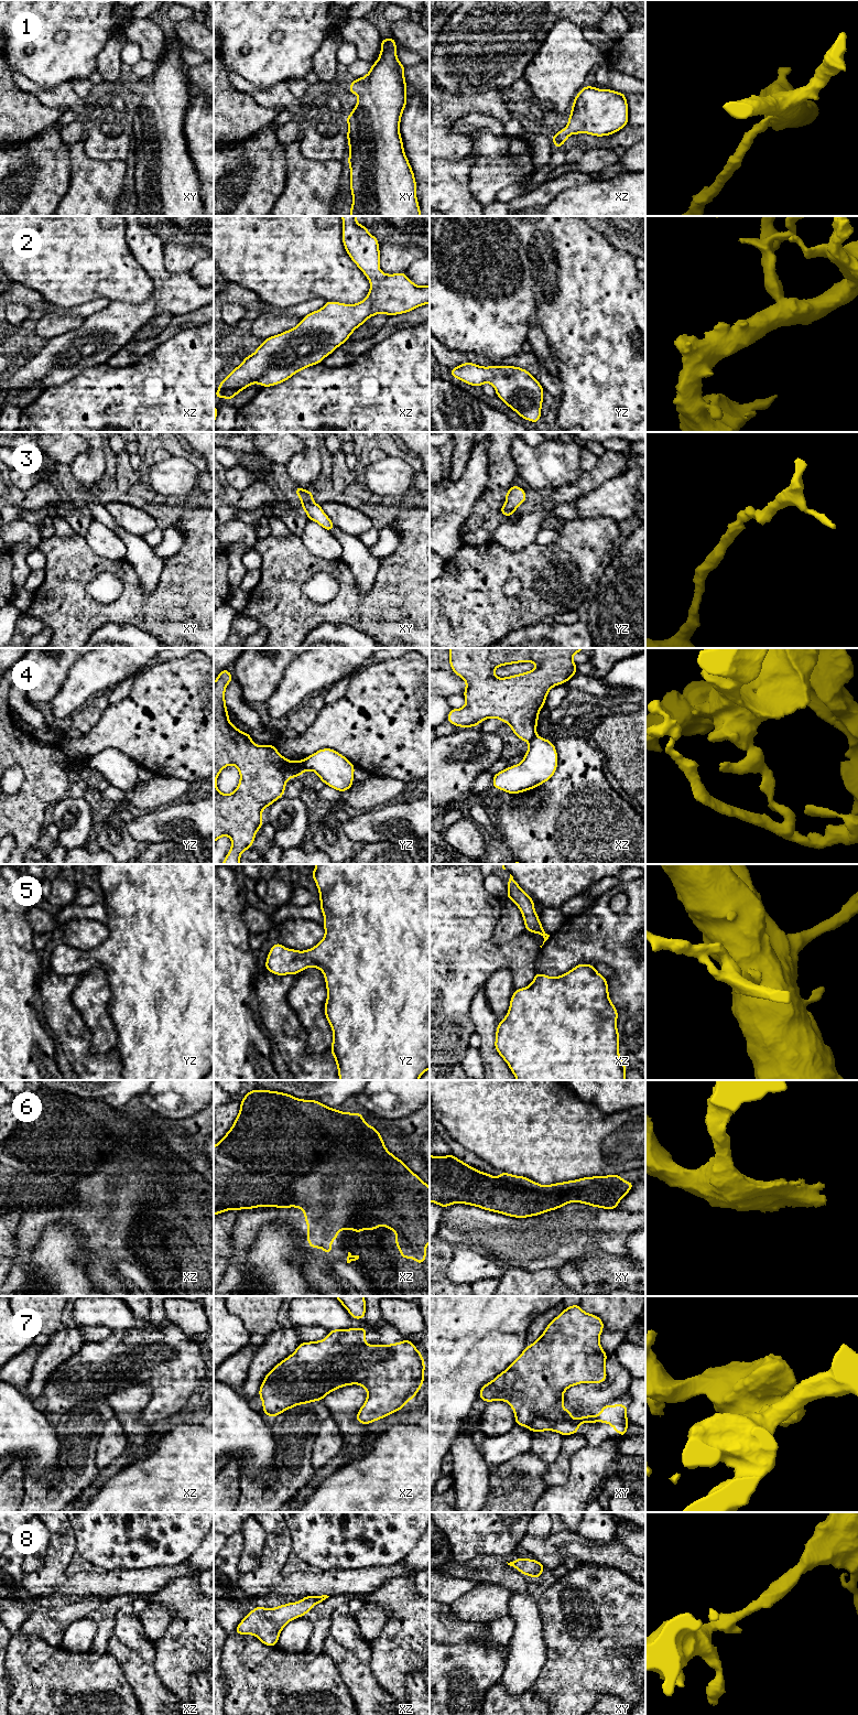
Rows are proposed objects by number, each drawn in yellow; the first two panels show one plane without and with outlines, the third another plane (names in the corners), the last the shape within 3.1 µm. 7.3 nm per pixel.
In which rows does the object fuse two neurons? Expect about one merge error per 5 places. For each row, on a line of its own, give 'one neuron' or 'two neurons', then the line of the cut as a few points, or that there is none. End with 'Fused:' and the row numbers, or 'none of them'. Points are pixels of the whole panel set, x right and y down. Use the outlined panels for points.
1: one neuron | no cut
2: one neuron | no cut
3: one neuron | no cut
4: two neurons | yz (305, 759), (303, 770)
5: one neuron | no cut
6: one neuron | no cut
7: one neuron | no cut
8: one neuron | no cut
Fused: 4

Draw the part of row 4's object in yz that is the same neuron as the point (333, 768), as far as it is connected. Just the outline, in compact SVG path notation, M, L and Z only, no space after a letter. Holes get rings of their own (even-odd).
M322 748L304 762L304 772L315 772L325 785L340 792L351 788L355 768L350 761L333 748Z

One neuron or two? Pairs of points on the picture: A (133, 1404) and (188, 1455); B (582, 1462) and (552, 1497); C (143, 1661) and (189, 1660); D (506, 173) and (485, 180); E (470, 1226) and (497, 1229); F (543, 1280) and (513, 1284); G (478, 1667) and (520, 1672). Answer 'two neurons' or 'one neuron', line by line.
A: two neurons
B: one neuron
C: two neurons
D: one neuron
E: one neuron
F: one neuron
G: two neurons

